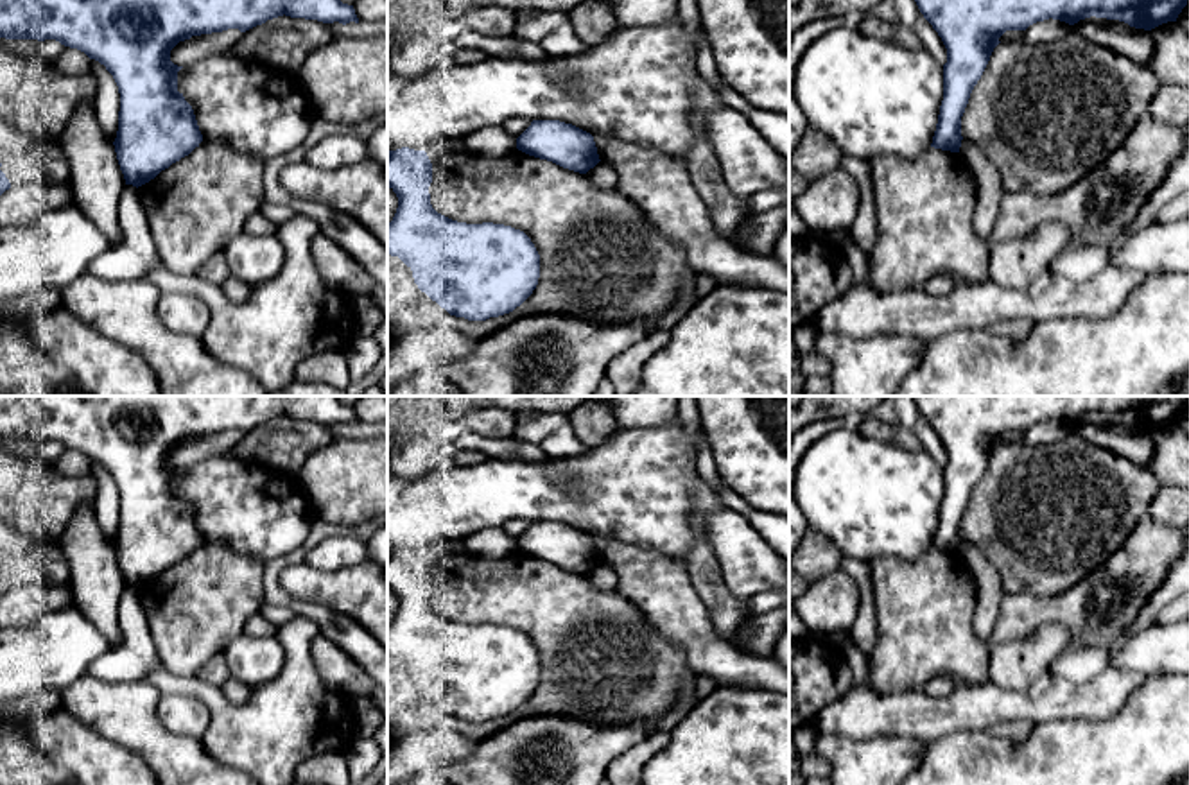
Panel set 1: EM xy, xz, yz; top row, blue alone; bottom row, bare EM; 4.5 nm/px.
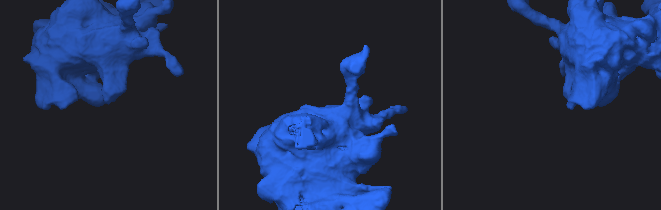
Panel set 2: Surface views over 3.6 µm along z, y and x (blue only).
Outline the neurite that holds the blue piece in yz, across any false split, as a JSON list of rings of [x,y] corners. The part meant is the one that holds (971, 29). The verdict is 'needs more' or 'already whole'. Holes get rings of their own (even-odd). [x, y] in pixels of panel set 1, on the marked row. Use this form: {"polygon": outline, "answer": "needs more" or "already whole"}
{"polygon": [[[915,0],[924,18],[942,38],[947,48],[943,65],[943,100],[931,147],[959,152],[961,116],[970,93],[981,79],[999,38],[1006,30],[1026,30],[1044,20],[1060,20],[1069,25],[1096,16],[1119,20],[1135,29],[1151,30],[1162,23],[1176,22],[1187,0]]], "answer": "already whole"}

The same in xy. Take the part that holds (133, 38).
{"polygon": [[[0,0],[0,38],[56,39],[106,66],[120,93],[113,142],[117,160],[126,185],[138,188],[203,142],[194,109],[178,91],[183,66],[170,61],[170,50],[192,36],[228,29],[246,32],[283,14],[323,23],[359,23],[353,5],[341,0]]], "answer": "already whole"}

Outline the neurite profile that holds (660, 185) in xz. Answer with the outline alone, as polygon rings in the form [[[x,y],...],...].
[[[592,136],[599,160],[617,174],[615,188],[681,246],[694,274],[707,274],[717,285],[789,292],[789,267],[773,254],[748,254],[733,240],[716,235],[708,208],[683,160],[613,136]]]

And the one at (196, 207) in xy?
[[[203,140],[188,156],[138,186],[156,251],[172,274],[197,276],[213,254],[242,233],[246,220],[265,203],[264,168],[262,160],[246,156],[230,143]]]

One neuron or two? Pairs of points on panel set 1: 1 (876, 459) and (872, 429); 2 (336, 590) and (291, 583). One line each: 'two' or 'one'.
1: two
2: one

